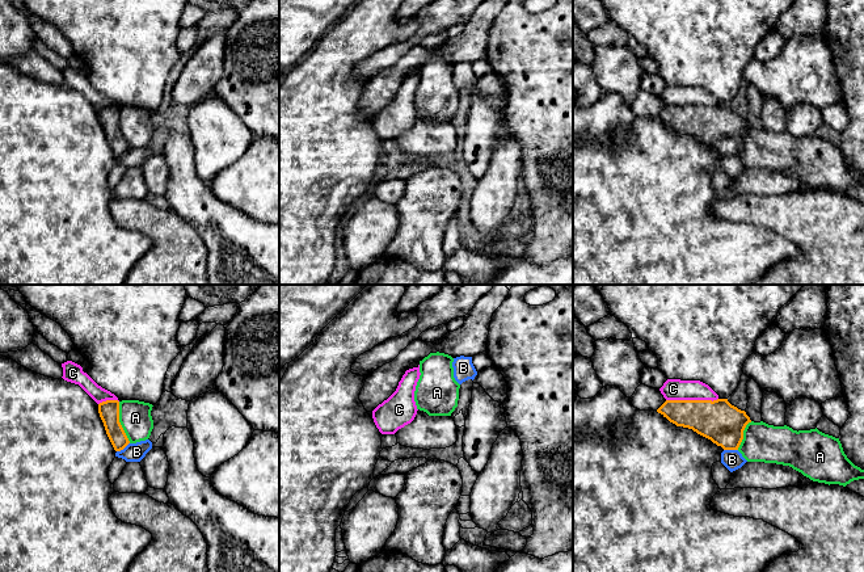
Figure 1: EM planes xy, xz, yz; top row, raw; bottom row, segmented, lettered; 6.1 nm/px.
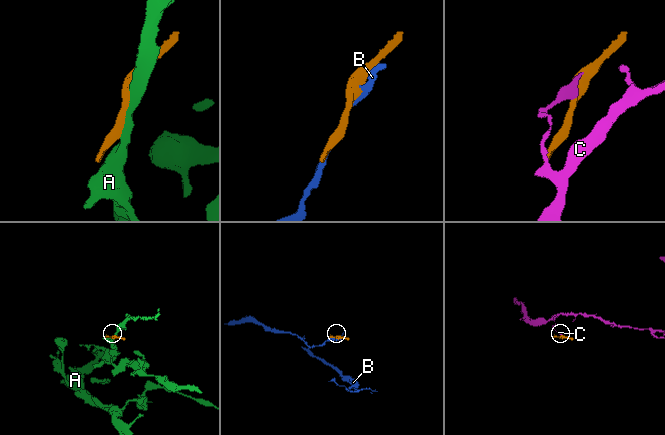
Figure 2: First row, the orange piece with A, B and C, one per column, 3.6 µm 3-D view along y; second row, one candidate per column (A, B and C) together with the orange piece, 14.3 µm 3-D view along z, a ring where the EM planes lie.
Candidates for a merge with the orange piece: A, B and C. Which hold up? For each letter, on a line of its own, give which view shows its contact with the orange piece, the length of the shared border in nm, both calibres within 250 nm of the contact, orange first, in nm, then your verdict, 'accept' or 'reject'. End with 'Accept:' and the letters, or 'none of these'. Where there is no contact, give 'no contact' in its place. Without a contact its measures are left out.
A: meets orange in xy; contact 260 nm long; 130 nm thick on the orange side, 190 nm on the other; reject
B: meets orange in yz; contact 90 nm long; 260 nm thick on the orange side, 120 nm on the other; reject
C: meets orange in yz; contact 320 nm long; 260 nm thick on the orange side, 130 nm on the other; reject
Accept: none of these

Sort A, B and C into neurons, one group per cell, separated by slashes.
A / B / C

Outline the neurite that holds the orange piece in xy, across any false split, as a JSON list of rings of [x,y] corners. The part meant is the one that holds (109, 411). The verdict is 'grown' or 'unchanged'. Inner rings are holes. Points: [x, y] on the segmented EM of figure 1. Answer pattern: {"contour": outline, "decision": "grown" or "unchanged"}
{"contour": [[[106,400],[100,403],[98,413],[114,450],[123,450],[130,443],[130,441],[119,422],[119,401]]], "decision": "unchanged"}

